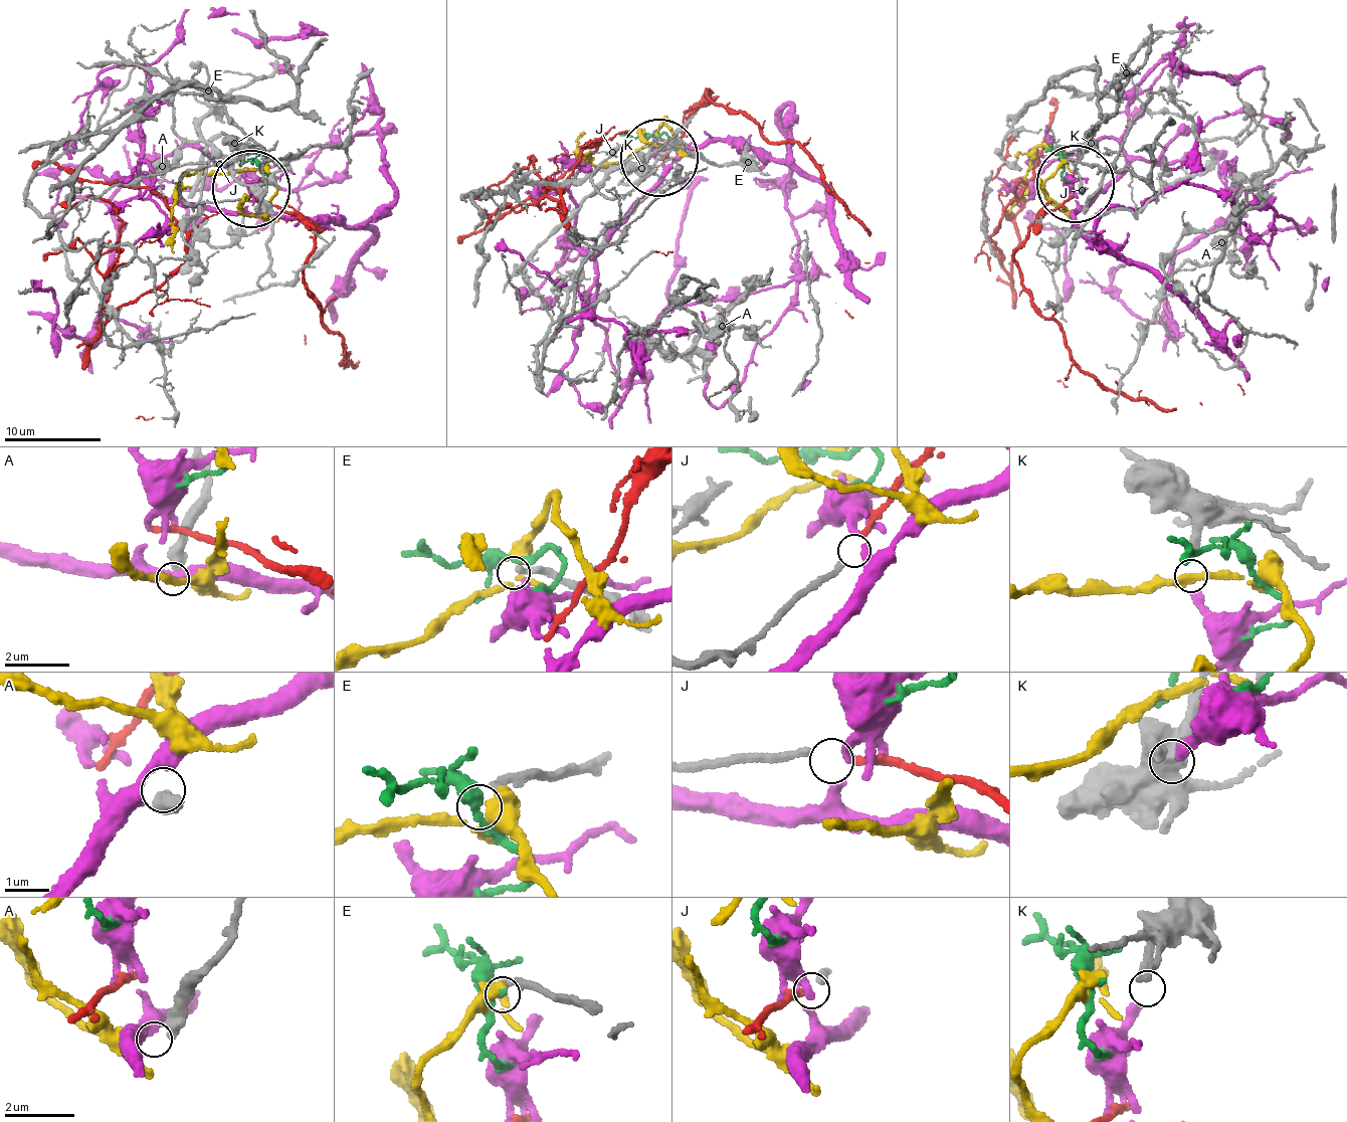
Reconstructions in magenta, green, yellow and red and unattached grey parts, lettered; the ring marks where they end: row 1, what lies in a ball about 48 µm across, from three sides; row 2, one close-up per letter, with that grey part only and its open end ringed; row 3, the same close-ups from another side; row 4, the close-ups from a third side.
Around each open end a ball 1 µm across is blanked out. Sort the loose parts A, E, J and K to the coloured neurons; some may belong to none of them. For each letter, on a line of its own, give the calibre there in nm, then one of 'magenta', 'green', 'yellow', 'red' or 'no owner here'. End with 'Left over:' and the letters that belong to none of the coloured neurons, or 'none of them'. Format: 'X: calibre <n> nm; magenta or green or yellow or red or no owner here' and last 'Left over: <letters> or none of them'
A: calibre 400 nm; no owner here
E: calibre 190 nm; yellow
J: calibre 150 nm; red
K: calibre 240 nm; magenta
Left over: A

